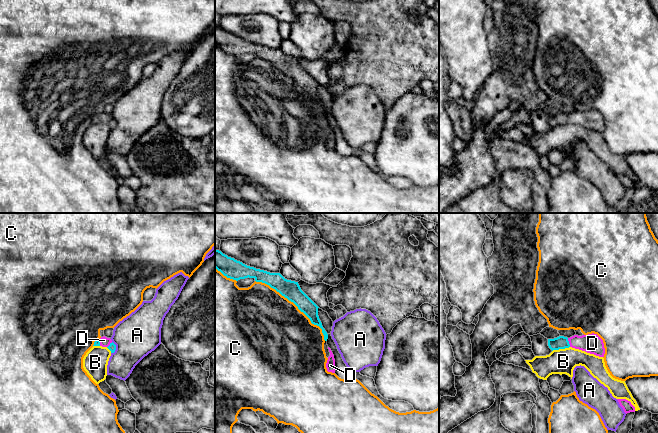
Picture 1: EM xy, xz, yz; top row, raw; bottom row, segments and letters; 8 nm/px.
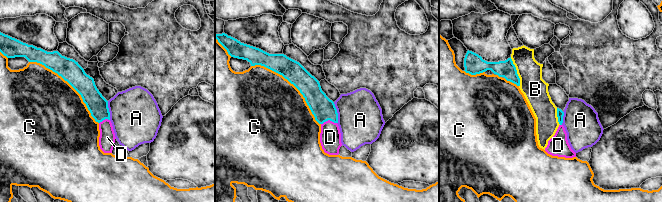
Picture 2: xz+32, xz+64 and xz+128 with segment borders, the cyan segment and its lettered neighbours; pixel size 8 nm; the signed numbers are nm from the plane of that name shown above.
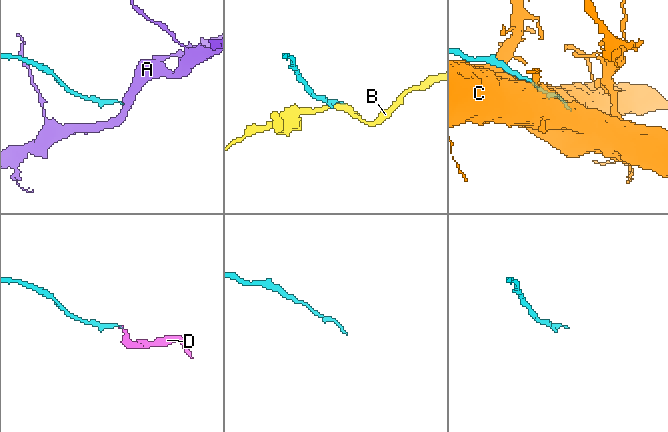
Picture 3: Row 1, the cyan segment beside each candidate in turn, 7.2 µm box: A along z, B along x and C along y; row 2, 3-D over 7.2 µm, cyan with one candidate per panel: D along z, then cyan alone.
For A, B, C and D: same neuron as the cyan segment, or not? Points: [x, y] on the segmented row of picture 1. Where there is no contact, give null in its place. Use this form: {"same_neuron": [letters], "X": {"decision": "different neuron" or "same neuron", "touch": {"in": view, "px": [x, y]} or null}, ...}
{"same_neuron": ["D"], "A": {"decision": "different neuron", "touch": {"in": "xy", "px": [115, 348]}}, "B": {"decision": "different neuron", "touch": {"in": "yz", "px": [560, 348]}}, "C": {"decision": "different neuron", "touch": {"in": "xz", "px": [294, 303]}}, "D": {"decision": "same neuron", "touch": {"in": "yz", "px": [568, 342]}}}

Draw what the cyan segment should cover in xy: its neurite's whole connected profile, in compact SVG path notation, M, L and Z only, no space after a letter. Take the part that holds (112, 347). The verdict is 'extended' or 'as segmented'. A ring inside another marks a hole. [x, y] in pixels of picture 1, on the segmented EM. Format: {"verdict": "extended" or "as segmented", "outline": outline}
{"verdict": "extended", "outline": "M105 336L96 340L93 346L107 347L111 351L111 353L114 353L116 350L116 345L112 342L110 338L107 338Z"}

